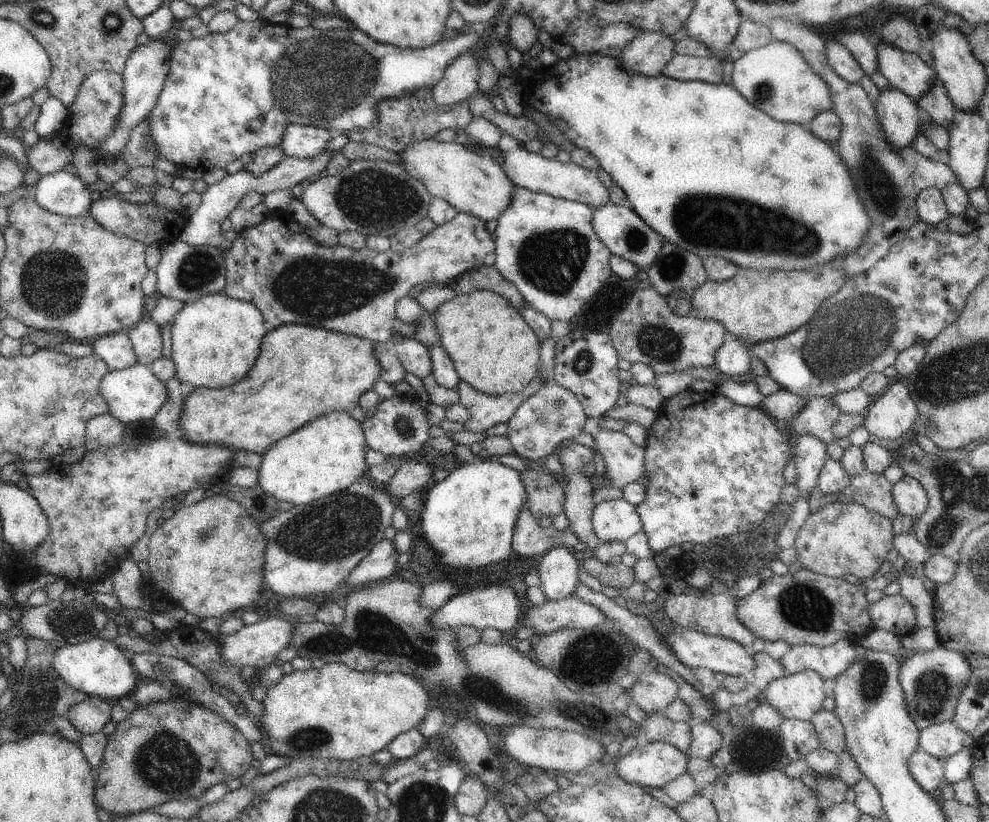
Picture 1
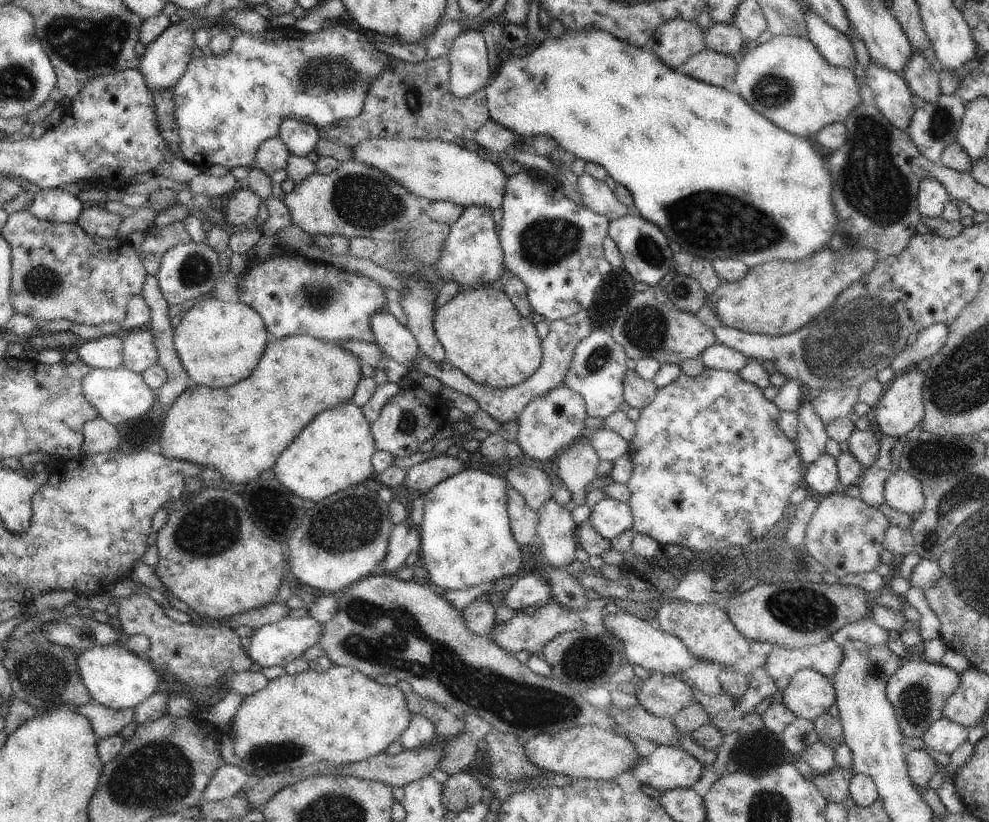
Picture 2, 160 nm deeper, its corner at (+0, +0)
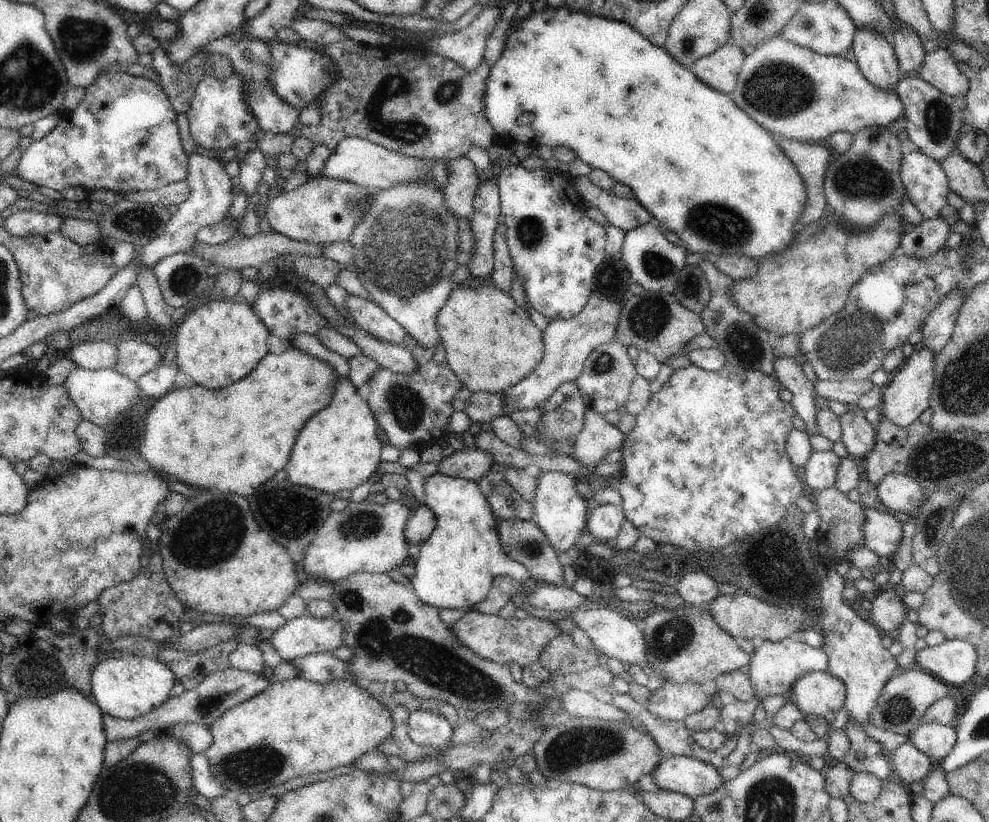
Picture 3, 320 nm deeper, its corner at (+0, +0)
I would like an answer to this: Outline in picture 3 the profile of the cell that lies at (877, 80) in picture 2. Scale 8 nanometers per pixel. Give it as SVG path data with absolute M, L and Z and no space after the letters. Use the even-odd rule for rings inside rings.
M864 25L855 32L852 50L862 74L876 86L896 90L899 80L899 60L886 37Z

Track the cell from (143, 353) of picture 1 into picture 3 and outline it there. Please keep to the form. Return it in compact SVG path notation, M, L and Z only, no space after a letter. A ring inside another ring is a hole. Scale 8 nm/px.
M126 341L117 346L117 361L113 369L136 383L156 365L162 364L162 360L158 349L151 344Z

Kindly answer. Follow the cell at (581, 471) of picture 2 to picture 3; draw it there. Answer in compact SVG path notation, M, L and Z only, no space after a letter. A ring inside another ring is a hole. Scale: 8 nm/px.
M588 408L583 427L576 436L575 454L572 457L595 468L606 454L620 448L624 439L625 434L616 425L608 423L603 414Z

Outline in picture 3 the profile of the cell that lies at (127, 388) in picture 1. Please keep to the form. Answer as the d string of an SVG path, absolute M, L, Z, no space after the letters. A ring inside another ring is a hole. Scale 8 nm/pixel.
M76 367L68 374L62 386L80 410L82 419L93 422L99 427L106 426L114 418L114 414L124 412L136 402L136 396L140 396L137 383L114 369L91 371Z

